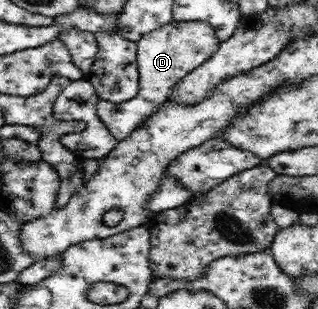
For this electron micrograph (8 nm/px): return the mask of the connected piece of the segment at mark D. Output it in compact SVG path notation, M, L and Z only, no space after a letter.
M172 20L168 25L143 35L137 41L137 71L139 73L138 95L129 101L111 103L110 100L97 101L97 115L105 127L120 142L126 139L141 121L157 111L173 93L173 88L190 72L200 67L219 48L216 34L208 22Z

